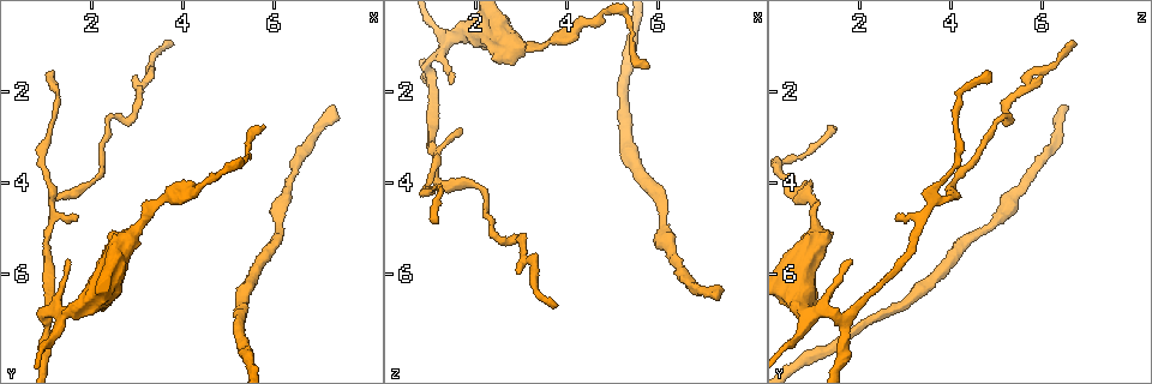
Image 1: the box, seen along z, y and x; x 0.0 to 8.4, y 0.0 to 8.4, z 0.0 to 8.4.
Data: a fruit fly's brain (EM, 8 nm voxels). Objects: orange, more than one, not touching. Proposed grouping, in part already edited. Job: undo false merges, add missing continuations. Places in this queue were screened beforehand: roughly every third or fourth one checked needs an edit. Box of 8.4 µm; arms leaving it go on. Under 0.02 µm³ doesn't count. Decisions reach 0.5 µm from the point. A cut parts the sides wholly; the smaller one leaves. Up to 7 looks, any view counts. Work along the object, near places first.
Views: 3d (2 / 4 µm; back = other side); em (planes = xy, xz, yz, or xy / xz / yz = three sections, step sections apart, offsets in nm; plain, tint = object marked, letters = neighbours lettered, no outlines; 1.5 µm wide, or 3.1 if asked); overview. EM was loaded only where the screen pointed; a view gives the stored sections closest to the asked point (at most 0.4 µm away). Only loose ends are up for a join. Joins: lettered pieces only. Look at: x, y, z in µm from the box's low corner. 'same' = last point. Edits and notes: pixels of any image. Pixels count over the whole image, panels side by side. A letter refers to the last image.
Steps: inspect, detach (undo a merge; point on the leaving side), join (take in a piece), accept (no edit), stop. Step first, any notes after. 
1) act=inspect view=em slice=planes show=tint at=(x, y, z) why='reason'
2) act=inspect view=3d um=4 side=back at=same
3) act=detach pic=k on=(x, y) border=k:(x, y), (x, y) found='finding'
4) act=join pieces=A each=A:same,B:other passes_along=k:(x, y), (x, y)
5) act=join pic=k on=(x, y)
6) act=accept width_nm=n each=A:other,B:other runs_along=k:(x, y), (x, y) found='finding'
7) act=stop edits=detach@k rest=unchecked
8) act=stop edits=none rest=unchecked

act=inspect view=3d um=2 at=(7.35, 2.40, 6.60) why='long arm stops here'

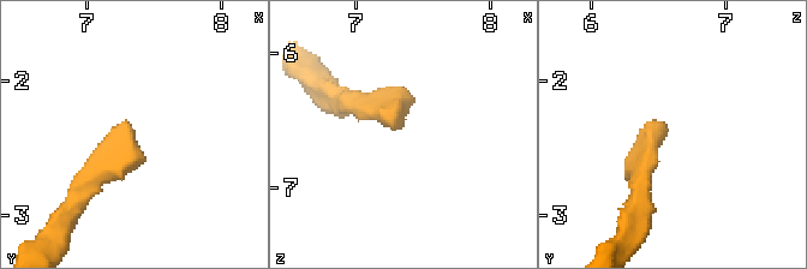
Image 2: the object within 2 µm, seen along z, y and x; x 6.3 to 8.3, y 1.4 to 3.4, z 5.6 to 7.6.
act=inspect view=em slice=planes show=letters at=(7.32, 2.36, 6.54)

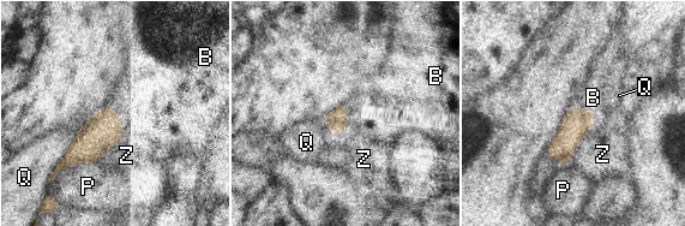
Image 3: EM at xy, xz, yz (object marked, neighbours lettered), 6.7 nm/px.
act=join pieces=B width_nm=130 each=B:same,P:other,Q:other,Z:other found='it goes on there'

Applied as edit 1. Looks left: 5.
act=inspect view=3d um=2 at=(3.75, 1.00, 6.65) why='tapers out'

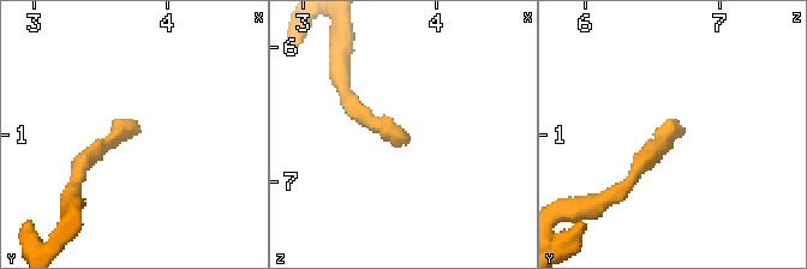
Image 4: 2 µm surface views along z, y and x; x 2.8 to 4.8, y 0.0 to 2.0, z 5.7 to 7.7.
act=inspect view=em slice=yz step=8 show=letters at=(3.82, 0.96, 6.70)

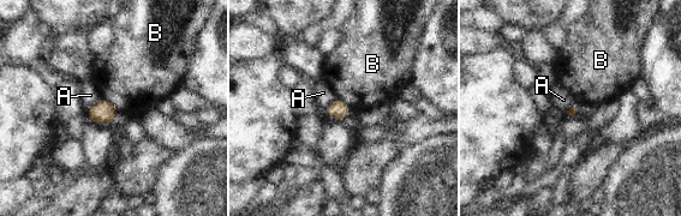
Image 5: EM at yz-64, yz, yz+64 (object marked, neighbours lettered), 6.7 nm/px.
act=accept longest_contact=B:150nm each=A:other,B:other border=5:(101, 97), (94, 106), (87, 109) found='no lettered piece goes on from it'

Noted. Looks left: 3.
act=inspect view=em slice=xy step=8 show=plain at=(1.20, 1.55, 4.90) why='free end'

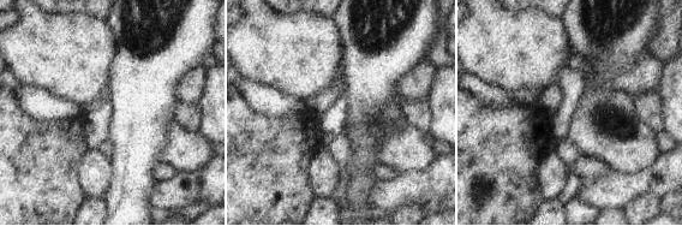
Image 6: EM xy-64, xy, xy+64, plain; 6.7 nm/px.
act=inspect view=em slice=xy step=8 show=letters at=same

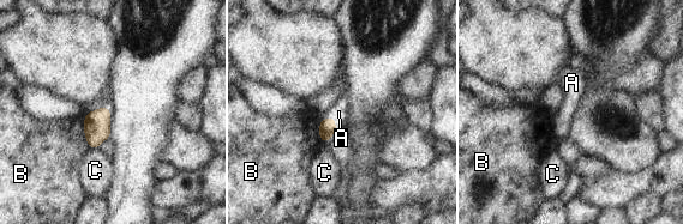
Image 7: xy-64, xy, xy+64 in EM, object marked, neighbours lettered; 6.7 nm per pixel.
act=join pieces=A each=A:same,B:other,C:other found='the neuron continues'

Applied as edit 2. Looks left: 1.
act=stop edits=join@3,join@7 rest=unchecked

